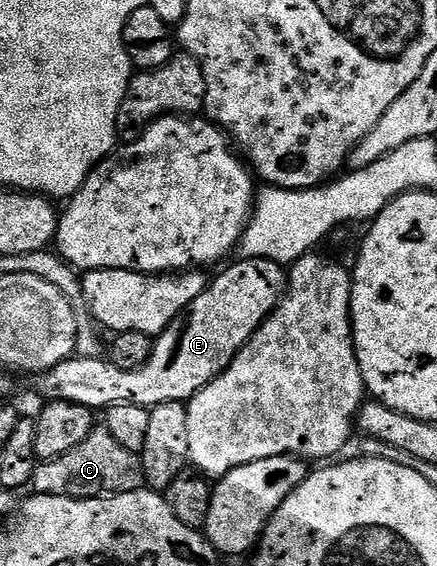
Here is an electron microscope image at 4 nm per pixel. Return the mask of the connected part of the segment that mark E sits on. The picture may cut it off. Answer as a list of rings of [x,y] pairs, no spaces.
[[[267,258],[238,259],[236,263],[230,268],[222,267],[222,272],[206,283],[203,294],[199,294],[199,298],[195,298],[191,306],[184,308],[169,323],[167,330],[163,330],[154,339],[151,358],[147,358],[143,366],[135,370],[119,370],[119,366],[115,366],[108,358],[74,355],[36,377],[37,392],[42,396],[42,401],[75,402],[94,410],[104,410],[116,404],[134,404],[152,410],[163,402],[188,402],[195,393],[203,390],[203,386],[207,386],[219,374],[223,374],[223,370],[227,370],[235,354],[243,350],[243,346],[259,330],[261,323],[269,317],[285,295],[287,272],[282,265]]]

